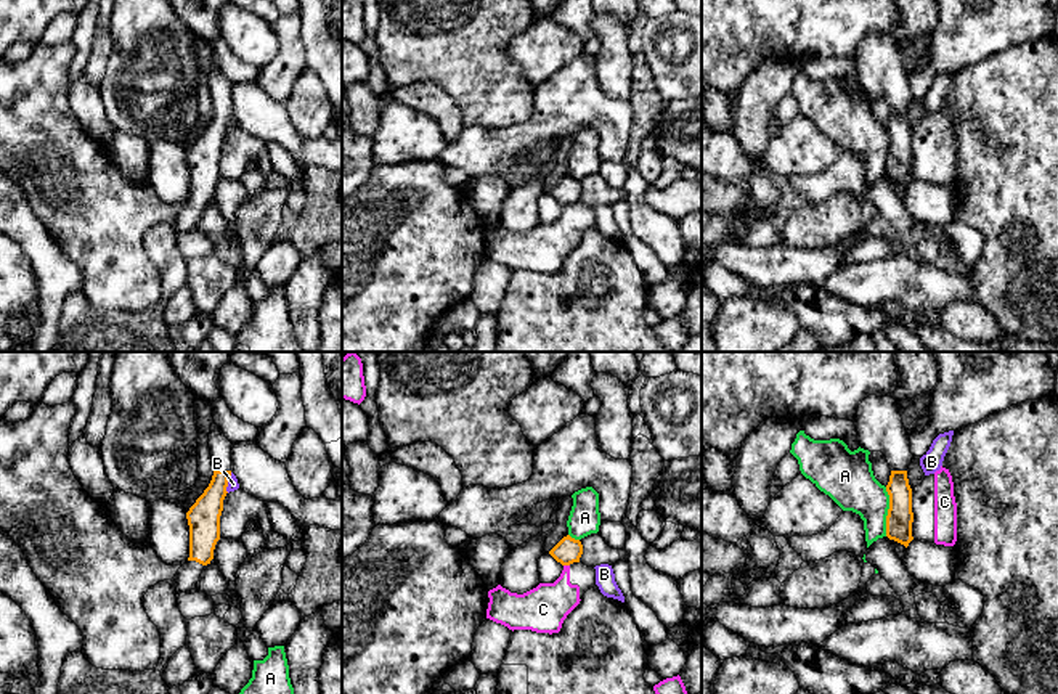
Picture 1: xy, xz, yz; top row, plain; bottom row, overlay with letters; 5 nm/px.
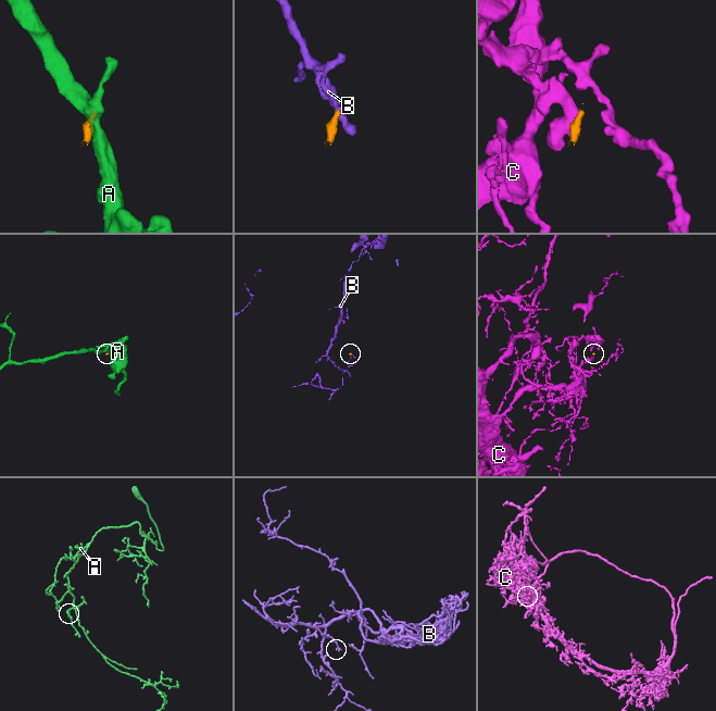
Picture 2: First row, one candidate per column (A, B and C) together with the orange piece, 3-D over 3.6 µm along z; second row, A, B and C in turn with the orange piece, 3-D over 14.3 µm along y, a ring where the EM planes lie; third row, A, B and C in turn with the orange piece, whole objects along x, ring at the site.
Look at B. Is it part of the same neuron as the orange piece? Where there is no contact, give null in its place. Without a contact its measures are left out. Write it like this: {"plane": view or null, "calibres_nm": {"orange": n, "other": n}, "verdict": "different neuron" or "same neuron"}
{"plane": "xy", "calibres_nm": {"orange": 160, "other": 50}, "verdict": "different neuron"}

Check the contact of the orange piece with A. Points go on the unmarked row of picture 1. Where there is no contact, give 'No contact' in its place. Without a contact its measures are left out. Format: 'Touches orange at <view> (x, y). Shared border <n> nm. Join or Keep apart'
Touches orange at yz (888, 151). Shared border 240 nm. Keep apart

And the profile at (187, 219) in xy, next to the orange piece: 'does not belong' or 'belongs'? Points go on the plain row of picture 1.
belongs

